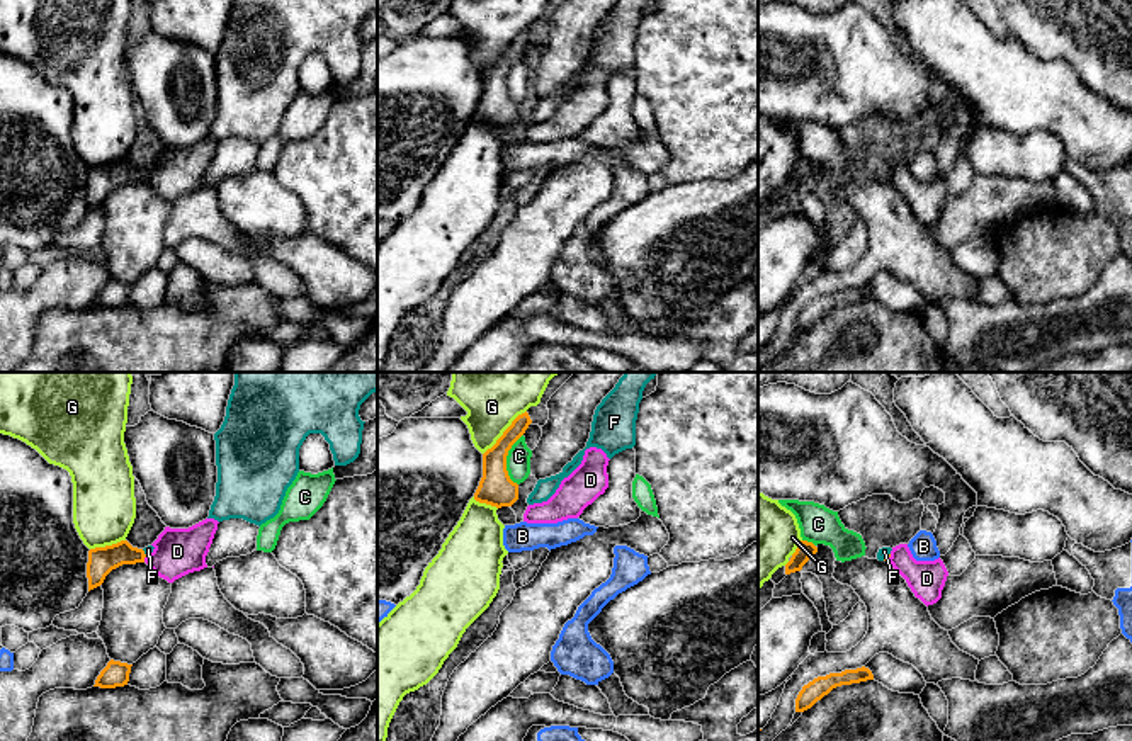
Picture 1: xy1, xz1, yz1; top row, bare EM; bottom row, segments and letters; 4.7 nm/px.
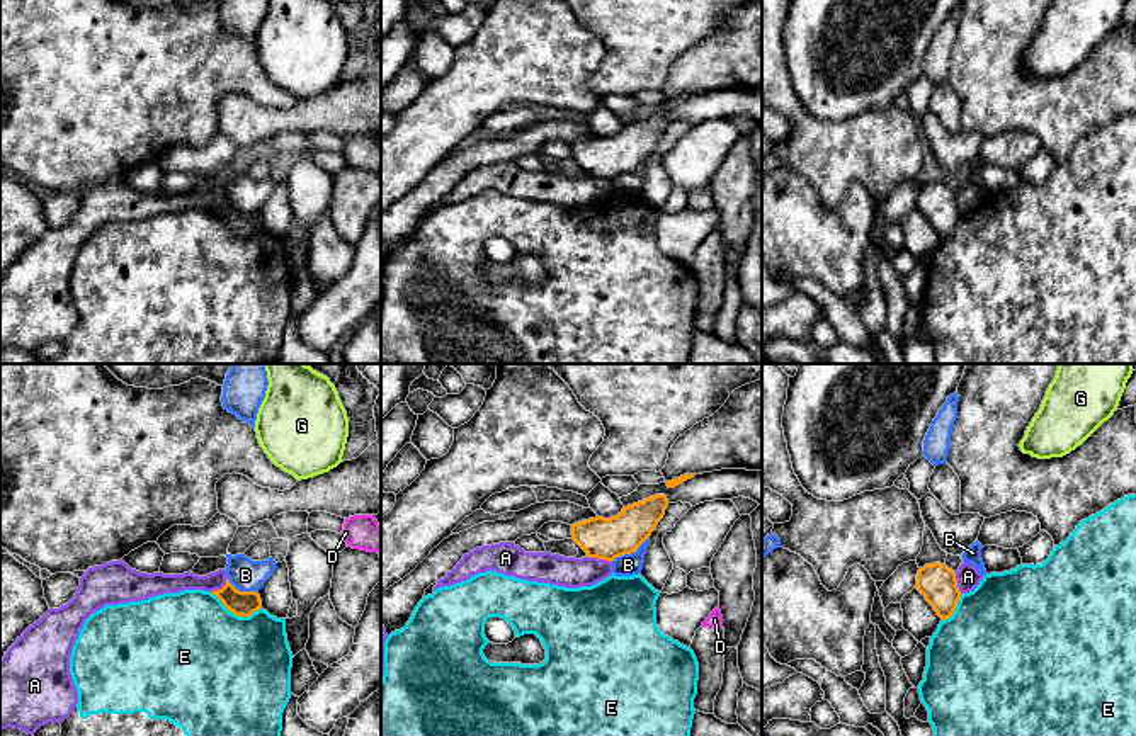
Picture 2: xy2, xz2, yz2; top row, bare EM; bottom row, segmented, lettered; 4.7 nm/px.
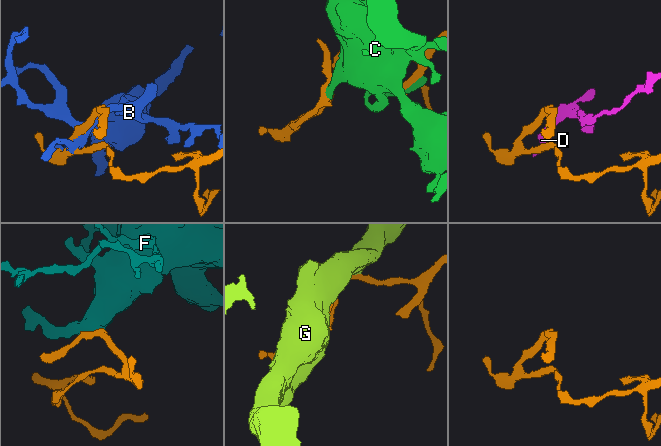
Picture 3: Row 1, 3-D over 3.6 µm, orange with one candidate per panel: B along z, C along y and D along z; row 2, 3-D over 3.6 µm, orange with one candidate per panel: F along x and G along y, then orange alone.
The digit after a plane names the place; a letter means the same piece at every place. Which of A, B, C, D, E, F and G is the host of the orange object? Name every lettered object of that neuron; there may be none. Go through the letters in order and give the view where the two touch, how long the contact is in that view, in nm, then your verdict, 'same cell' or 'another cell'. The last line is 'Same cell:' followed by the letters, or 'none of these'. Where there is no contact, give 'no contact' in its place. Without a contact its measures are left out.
A: xz2 | 120 nm | another cell
B: xz2 | 200 nm | another cell
C: xz1 | 240 nm | another cell
D: xy1 | 40 nm | another cell
E: xy2 | 260 nm | another cell
F: yz1 | 50 nm | same cell
G: xz1 | 300 nm | another cell
Same cell: F

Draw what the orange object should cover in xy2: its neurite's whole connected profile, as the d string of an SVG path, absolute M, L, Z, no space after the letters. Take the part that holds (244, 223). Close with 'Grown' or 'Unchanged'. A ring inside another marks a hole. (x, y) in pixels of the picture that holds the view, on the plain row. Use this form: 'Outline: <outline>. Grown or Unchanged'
Outline: M226 197L226 204L221 209L211 211L223 224L238 236L250 236L262 228L262 219L257 211L240 211Z. Unchanged

